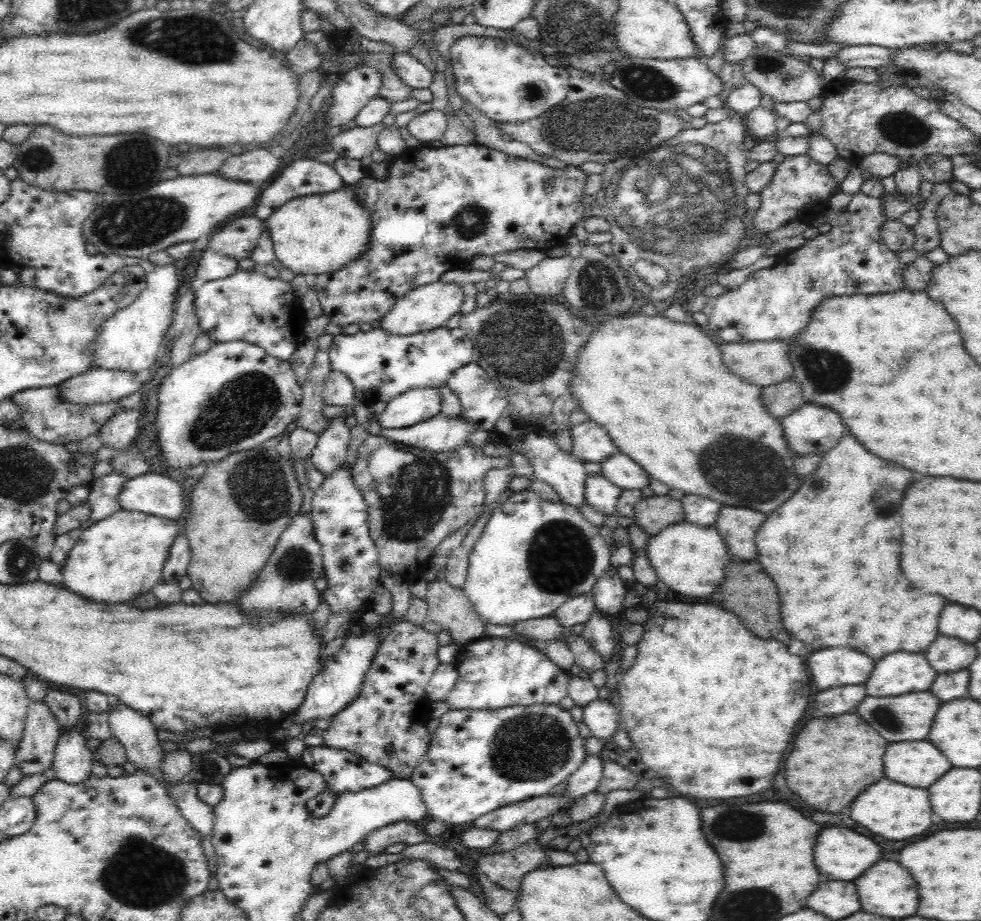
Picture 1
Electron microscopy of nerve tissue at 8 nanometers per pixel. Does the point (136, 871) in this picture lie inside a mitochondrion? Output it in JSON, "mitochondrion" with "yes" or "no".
{"mitochondrion":"yes"}

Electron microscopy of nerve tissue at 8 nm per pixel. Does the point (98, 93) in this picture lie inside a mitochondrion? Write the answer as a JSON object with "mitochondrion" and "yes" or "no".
{"mitochondrion":"no"}

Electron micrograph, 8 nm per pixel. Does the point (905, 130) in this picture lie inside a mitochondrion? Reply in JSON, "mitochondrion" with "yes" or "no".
{"mitochondrion":"yes"}

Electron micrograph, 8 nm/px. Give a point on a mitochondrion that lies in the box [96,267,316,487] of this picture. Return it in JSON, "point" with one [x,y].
{"point":[249,401]}

